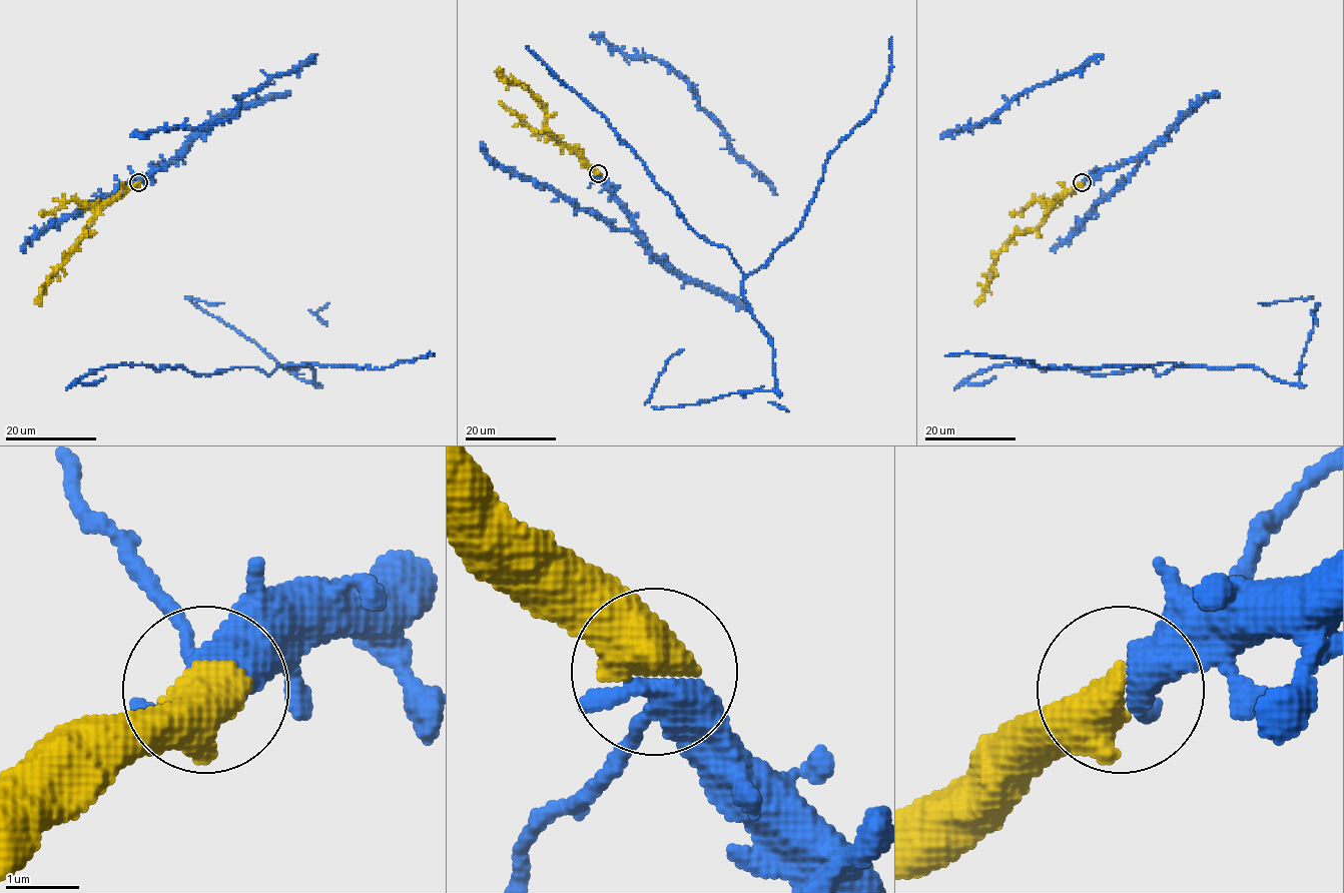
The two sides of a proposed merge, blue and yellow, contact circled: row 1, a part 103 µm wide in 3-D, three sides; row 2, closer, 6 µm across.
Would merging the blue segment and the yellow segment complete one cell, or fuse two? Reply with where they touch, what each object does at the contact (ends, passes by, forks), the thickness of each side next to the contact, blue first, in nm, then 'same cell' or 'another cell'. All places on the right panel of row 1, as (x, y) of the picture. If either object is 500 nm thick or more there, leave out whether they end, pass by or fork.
(1082, 182) | 440/650 nm | same cell

